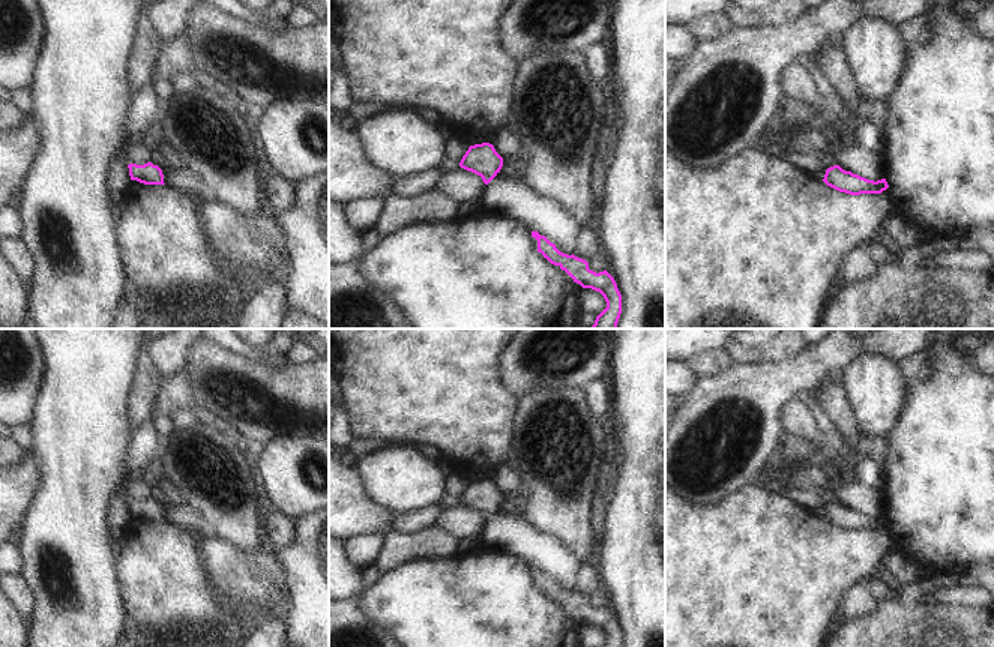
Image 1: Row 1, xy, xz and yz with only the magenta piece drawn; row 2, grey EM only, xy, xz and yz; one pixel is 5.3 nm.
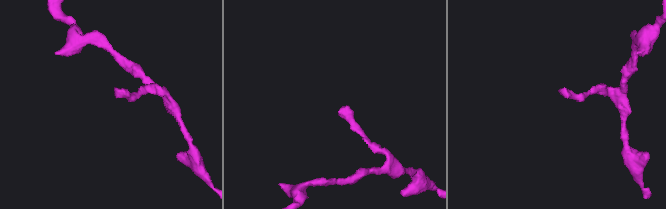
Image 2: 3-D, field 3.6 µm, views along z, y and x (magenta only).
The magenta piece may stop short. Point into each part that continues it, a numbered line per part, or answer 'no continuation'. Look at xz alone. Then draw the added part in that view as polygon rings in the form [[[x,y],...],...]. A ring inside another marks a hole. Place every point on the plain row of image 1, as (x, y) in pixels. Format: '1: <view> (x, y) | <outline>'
no continuation

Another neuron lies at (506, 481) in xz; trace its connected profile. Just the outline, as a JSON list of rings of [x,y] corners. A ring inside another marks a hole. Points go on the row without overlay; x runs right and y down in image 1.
[[[506,464],[494,468],[486,479],[492,480],[495,488],[502,494],[515,491],[518,494],[518,498],[526,497],[526,489],[521,488],[520,476],[512,471]]]

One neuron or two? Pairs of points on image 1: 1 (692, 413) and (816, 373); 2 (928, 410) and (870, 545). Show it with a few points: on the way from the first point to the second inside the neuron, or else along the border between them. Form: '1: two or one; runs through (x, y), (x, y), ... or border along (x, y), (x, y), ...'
1: one; runs through (722, 397), (756, 395), (786, 382)
2: two; border along (888, 524), (892, 535)

